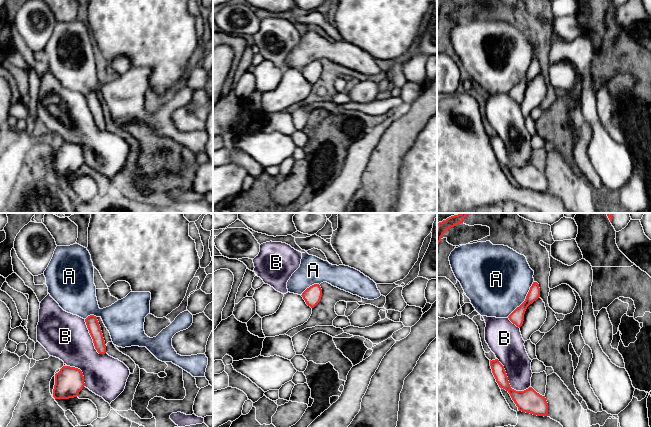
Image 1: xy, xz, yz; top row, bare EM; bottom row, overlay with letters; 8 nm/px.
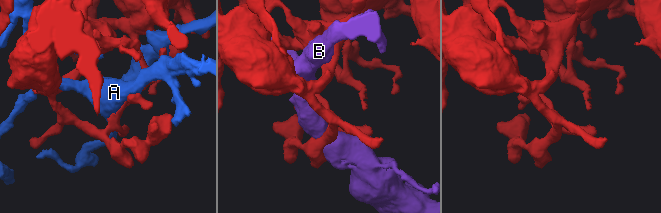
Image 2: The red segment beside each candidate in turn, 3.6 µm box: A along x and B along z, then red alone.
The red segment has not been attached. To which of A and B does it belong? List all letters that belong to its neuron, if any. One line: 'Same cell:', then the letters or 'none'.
Same cell: B

